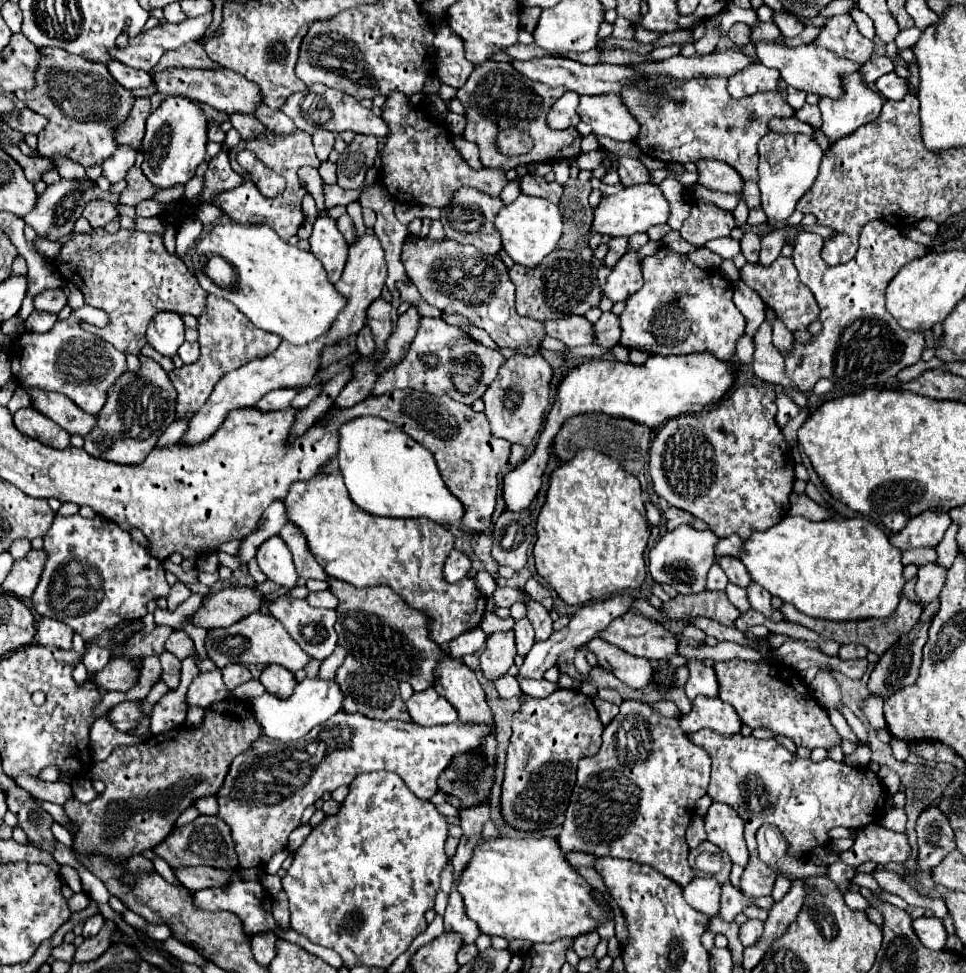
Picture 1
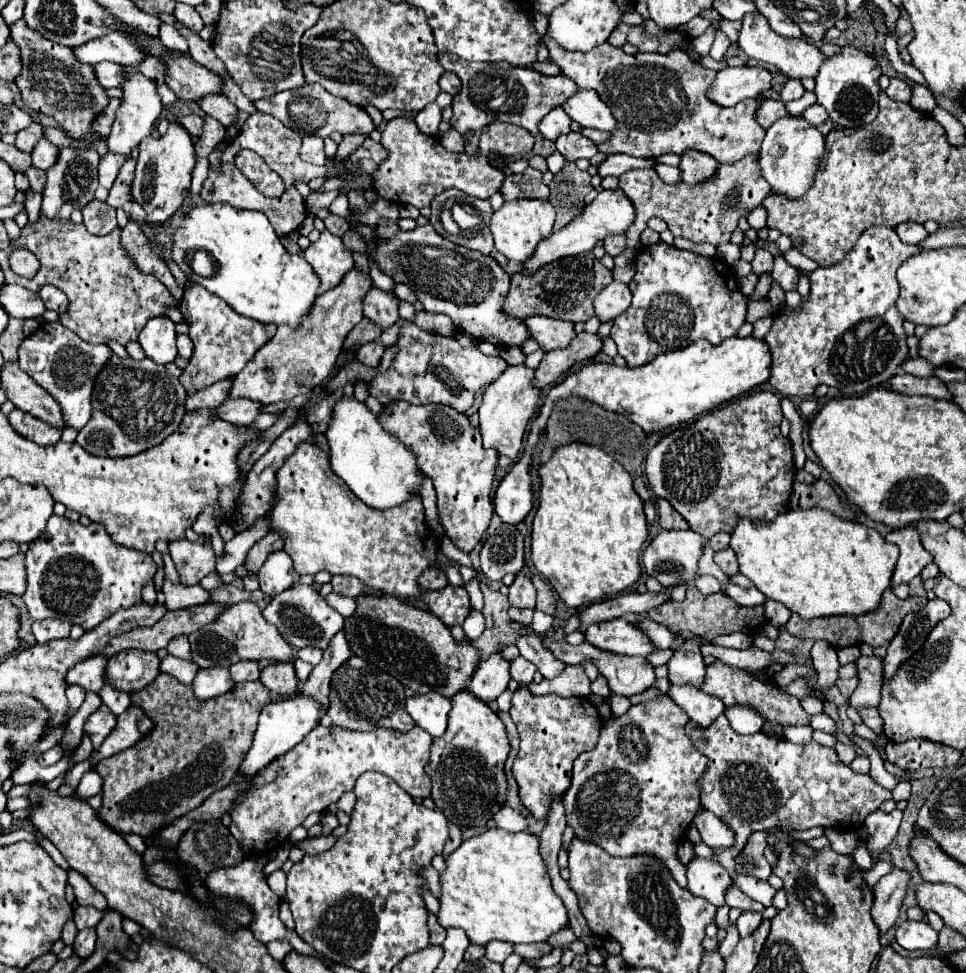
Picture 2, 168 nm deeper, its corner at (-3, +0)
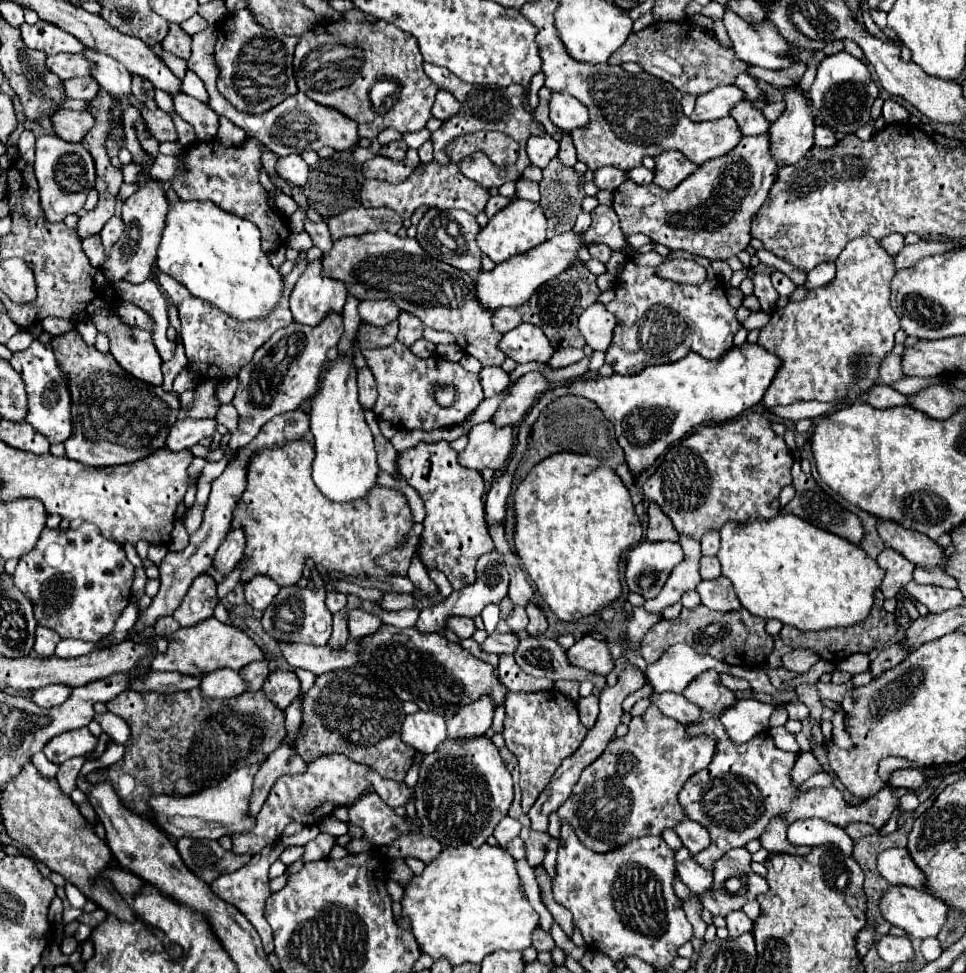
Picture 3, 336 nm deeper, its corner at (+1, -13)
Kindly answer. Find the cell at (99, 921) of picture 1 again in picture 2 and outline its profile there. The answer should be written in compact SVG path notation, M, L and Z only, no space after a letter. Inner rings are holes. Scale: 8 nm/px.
M82 929L74 941L74 953L80 957L90 957L96 943L96 929Z

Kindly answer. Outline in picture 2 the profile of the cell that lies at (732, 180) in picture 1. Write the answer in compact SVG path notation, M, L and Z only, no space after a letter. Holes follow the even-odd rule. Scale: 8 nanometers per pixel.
M684 153L682 155L682 179L688 185L700 185L702 181L708 181L712 177L716 177L720 163L704 153Z

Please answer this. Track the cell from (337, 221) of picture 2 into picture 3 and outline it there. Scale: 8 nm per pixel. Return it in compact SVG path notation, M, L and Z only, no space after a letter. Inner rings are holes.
M306 220L306 222L304 222L304 232L310 234L314 246L318 246L322 252L330 250L332 238L330 238L330 234L328 234L328 230L326 230L326 222L312 222L312 220Z

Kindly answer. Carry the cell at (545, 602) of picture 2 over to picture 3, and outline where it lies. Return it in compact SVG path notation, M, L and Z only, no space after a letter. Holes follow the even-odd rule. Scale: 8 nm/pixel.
M528 604L526 610L528 610L528 618L530 618L530 624L528 624L526 632L528 632L530 636L540 636L540 634L544 634L546 628L548 628L548 622L546 622L544 612L542 612L536 604Z

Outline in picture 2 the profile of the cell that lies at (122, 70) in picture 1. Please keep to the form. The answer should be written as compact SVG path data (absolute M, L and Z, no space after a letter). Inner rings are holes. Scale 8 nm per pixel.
M98 63L94 69L98 73L98 81L102 81L102 87L106 89L122 87L128 81L126 71L118 63Z

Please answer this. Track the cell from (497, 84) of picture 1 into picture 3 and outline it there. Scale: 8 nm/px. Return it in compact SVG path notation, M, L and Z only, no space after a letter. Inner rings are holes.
M424 64L424 72L430 80L434 80L442 90L448 90L450 94L454 94L454 98L462 104L460 112L454 116L454 120L444 122L436 132L432 132L432 144L434 144L434 162L446 166L450 160L446 160L444 156L444 146L448 140L458 138L460 134L470 134L470 132L478 132L478 130L496 130L496 132L504 132L508 136L512 136L518 144L520 144L520 152L518 152L518 162L508 168L508 176L506 180L518 180L524 172L524 168L528 166L528 158L526 158L526 140L530 136L542 136L544 126L538 124L532 114L528 114L522 108L522 96L520 96L520 86L512 84L506 88L500 86L470 86L462 80L458 80L454 74L450 74L450 70L442 68L442 66L434 66L434 64Z

